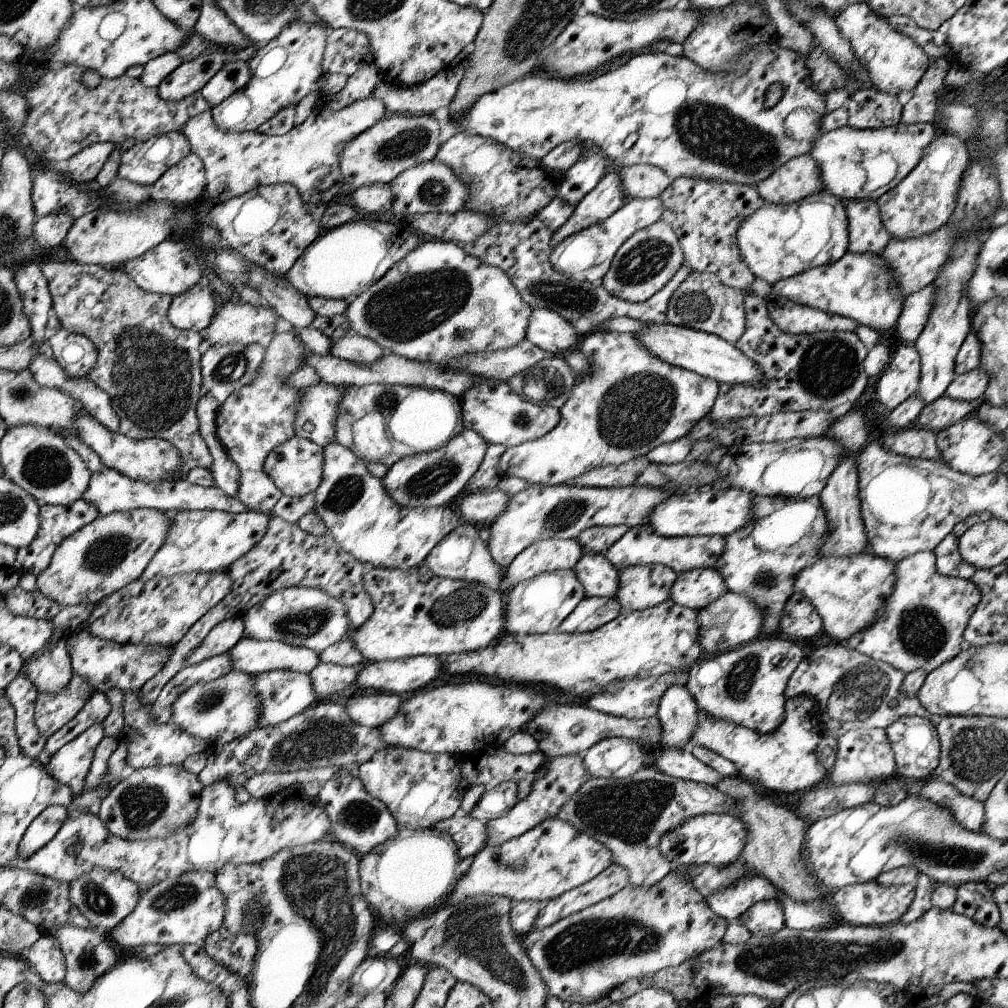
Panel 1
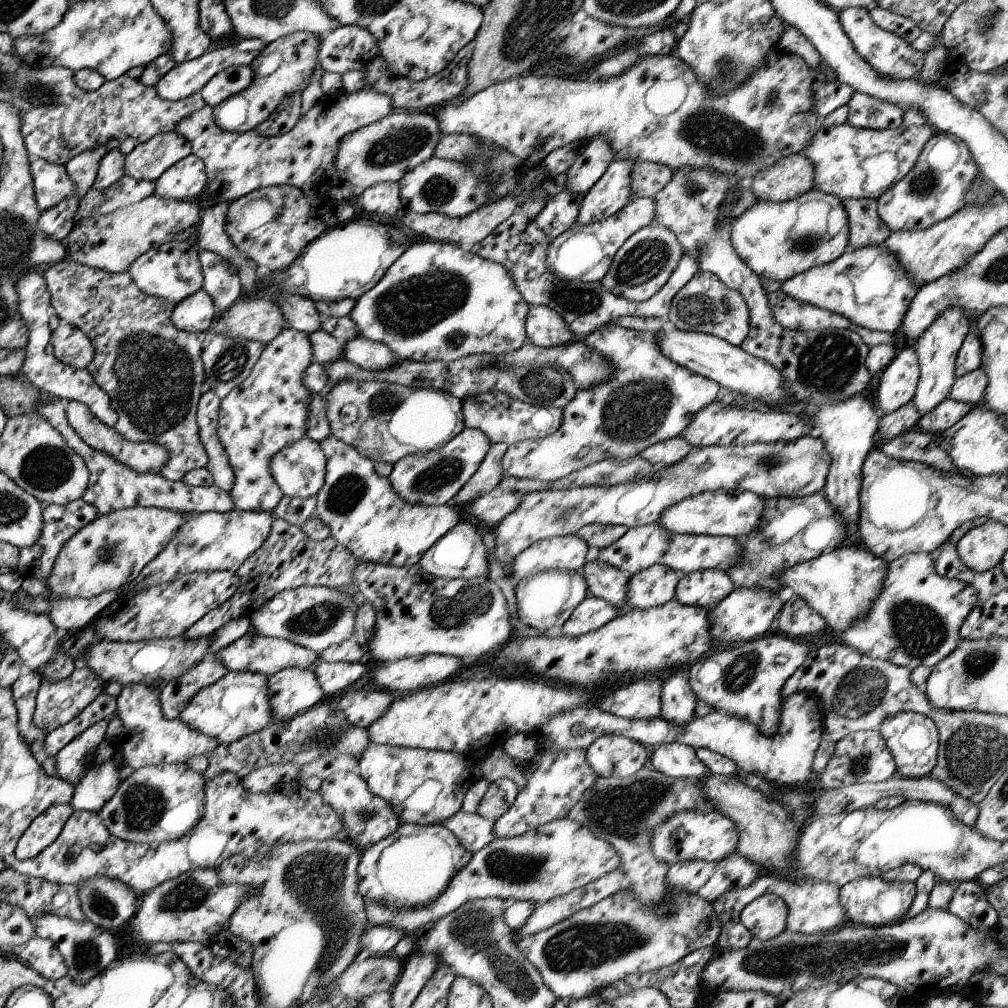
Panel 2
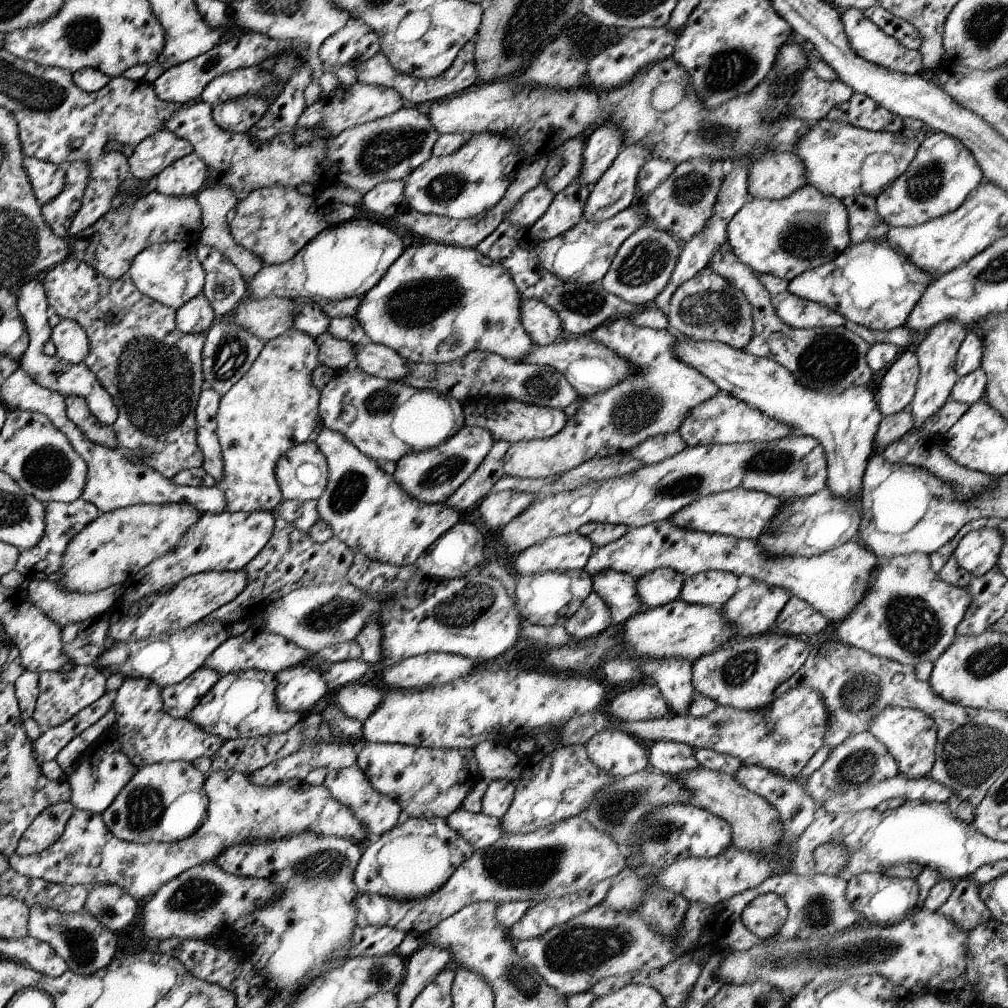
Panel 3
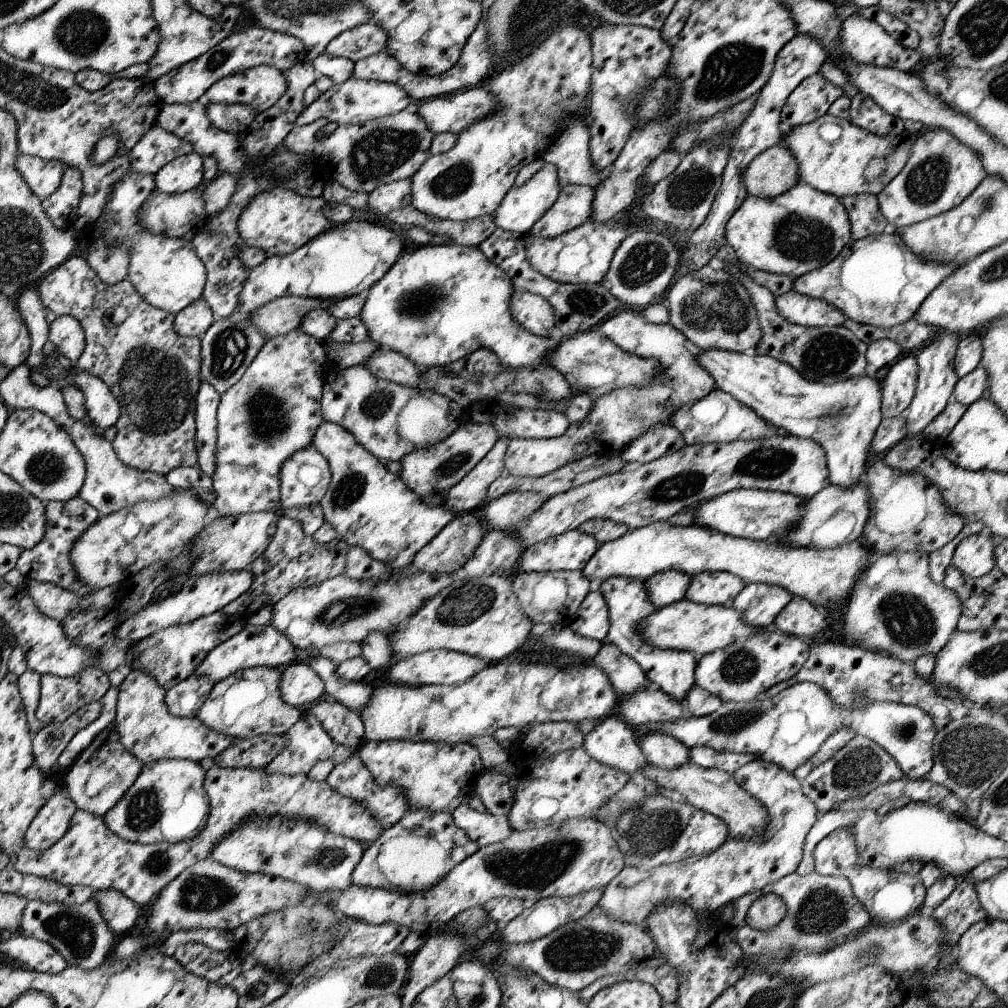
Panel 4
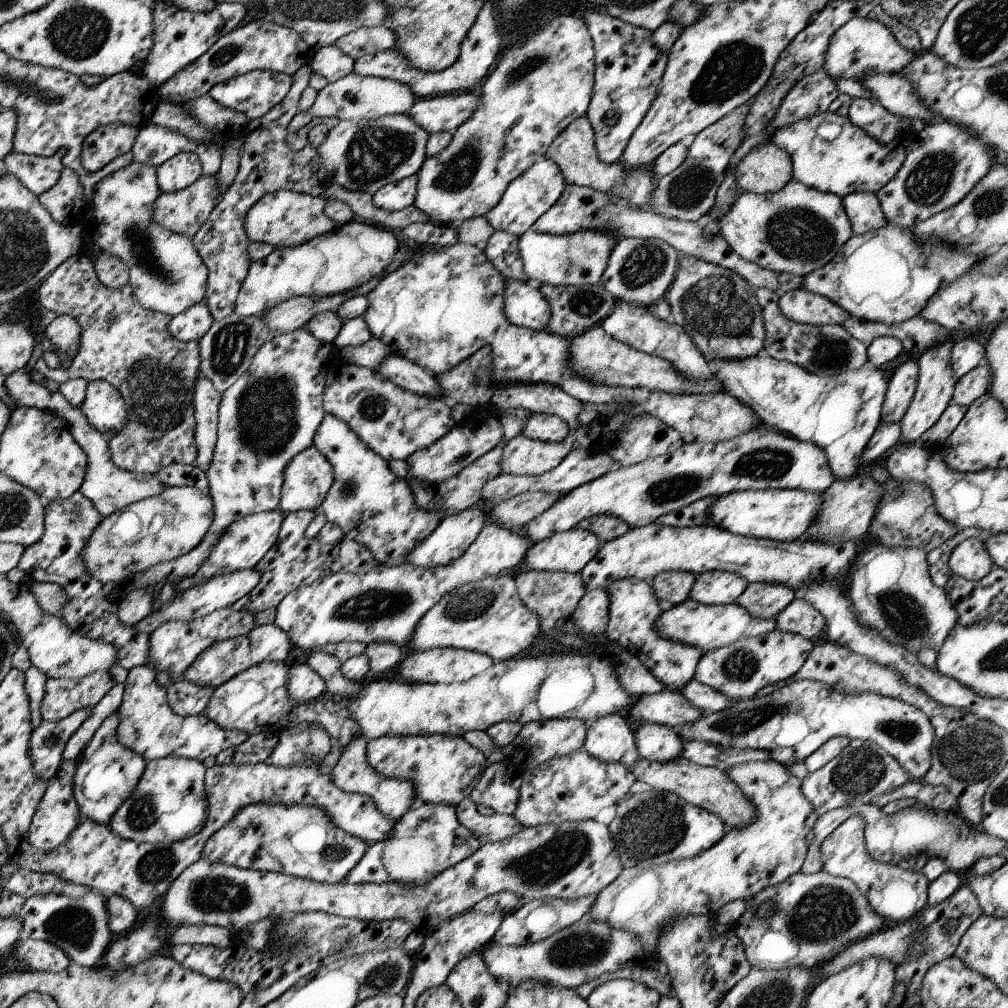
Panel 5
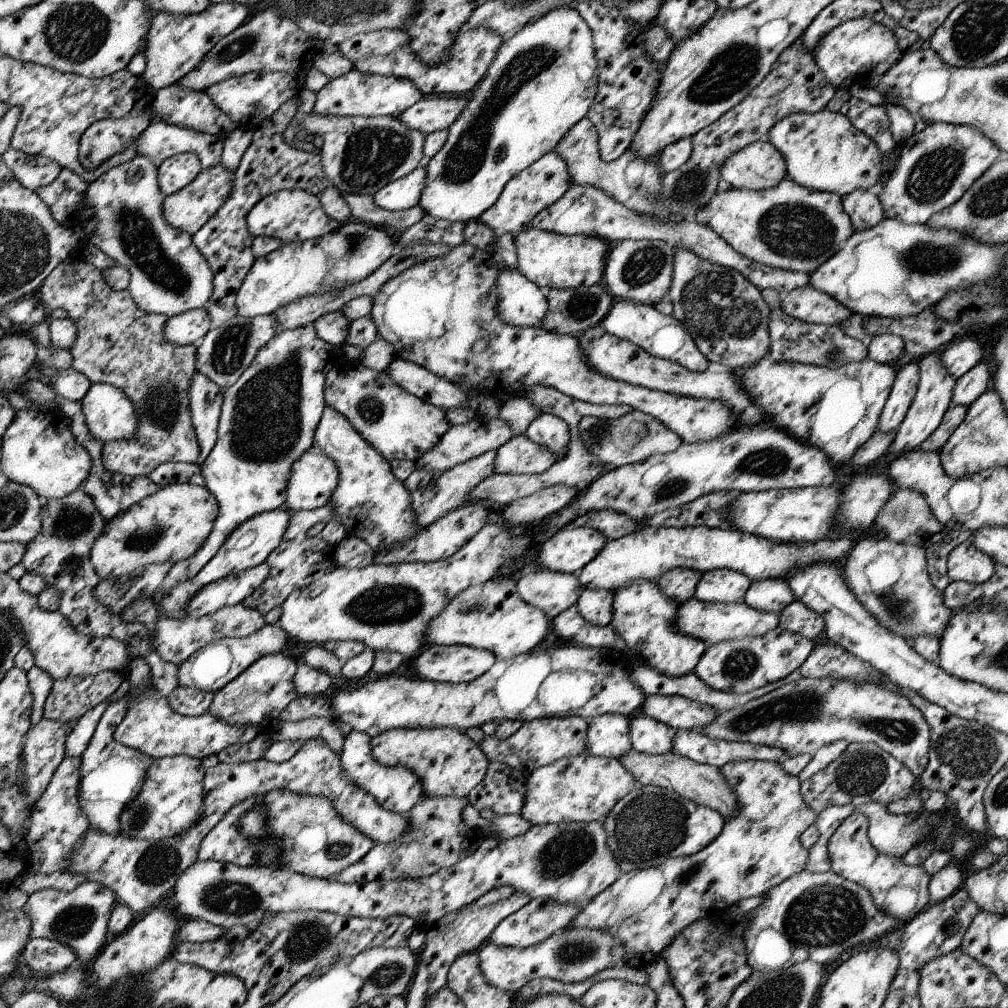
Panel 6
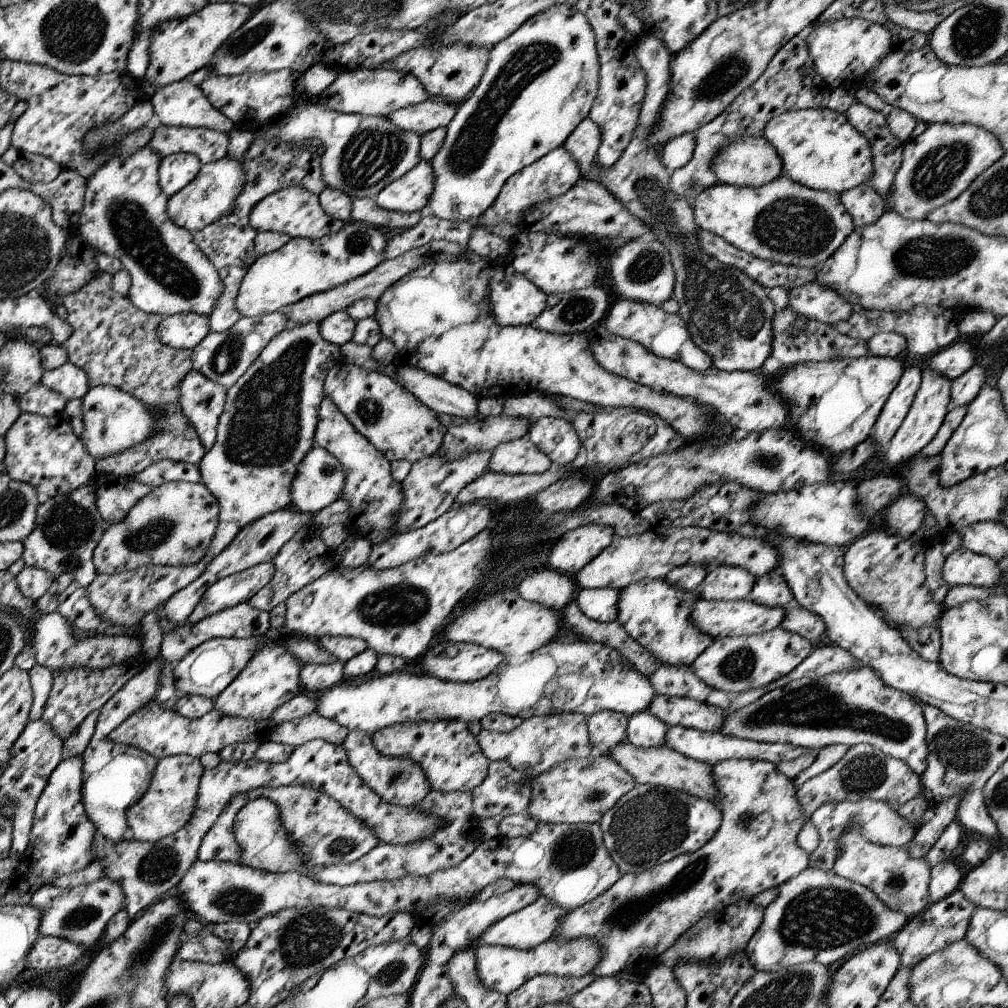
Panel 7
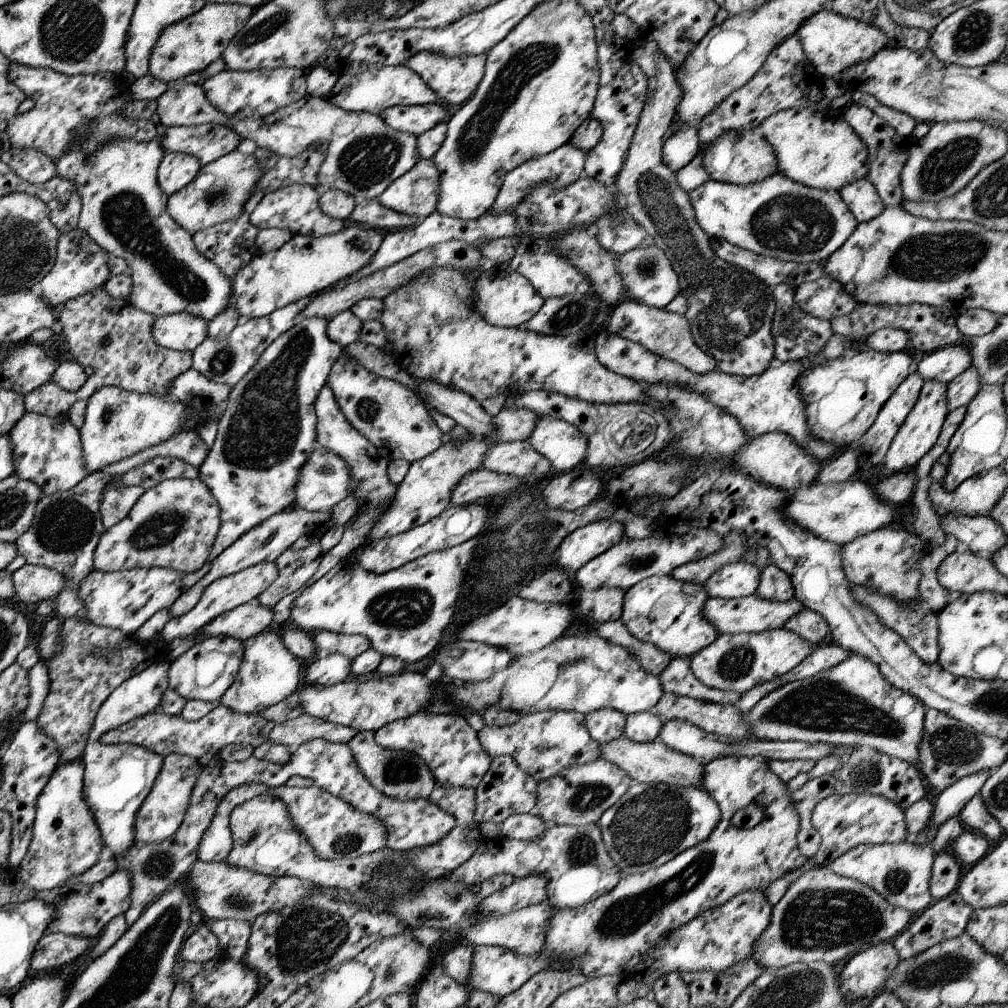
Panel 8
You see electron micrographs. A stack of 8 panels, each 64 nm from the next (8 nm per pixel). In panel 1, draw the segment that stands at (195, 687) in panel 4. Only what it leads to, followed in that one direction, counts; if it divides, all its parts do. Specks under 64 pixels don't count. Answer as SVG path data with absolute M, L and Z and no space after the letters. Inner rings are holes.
M228 652L208 658L203 662L192 664L182 668L167 684L162 688L157 700L152 704L154 708L154 720L158 724L170 723L172 718L172 704L178 702L180 694L186 694L190 686L202 684L202 682L212 682L231 672L232 660Z

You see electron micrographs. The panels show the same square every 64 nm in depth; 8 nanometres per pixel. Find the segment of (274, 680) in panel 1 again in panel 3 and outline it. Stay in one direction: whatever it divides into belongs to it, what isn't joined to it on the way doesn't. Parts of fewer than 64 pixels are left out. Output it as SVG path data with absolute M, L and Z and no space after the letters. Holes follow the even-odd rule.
M311 663L296 664L277 674L277 700L281 709L305 715L329 691Z

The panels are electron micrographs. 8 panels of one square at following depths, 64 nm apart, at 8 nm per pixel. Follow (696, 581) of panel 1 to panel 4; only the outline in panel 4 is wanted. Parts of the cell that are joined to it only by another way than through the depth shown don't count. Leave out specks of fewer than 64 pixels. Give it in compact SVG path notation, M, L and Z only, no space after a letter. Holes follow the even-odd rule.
M725 571L702 572L692 577L685 599L707 606L732 607L734 598L742 592L744 582Z

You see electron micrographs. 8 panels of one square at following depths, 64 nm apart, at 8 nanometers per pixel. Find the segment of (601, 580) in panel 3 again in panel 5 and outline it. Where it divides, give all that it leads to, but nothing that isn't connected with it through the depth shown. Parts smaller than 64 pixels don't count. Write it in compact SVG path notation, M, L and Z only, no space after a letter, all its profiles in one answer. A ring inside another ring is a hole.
M630 578L618 580L610 584L606 592L610 596L610 618L605 634L610 640L638 658L643 666L674 693L695 678L698 662L703 656L702 648L680 644L678 640L666 640L662 634L658 634L654 622L664 614L664 608L660 606L650 583Z

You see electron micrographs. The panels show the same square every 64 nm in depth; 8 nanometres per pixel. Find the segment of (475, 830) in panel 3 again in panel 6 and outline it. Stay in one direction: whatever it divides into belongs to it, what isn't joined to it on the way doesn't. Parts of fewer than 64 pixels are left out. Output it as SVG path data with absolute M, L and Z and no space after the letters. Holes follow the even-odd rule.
M468 803L466 810L462 810L462 820L470 826L470 828L480 828L486 838L500 838L505 839L522 836L524 832L530 830L532 824L522 818L521 814L496 816L492 820L482 818L481 814Z

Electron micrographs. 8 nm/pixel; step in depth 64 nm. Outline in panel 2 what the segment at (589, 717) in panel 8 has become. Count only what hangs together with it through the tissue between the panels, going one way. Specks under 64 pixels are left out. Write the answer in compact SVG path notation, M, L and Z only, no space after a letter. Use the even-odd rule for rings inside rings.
M620 734L600 736L586 750L586 760L598 777L628 778L642 770L649 756L647 746Z

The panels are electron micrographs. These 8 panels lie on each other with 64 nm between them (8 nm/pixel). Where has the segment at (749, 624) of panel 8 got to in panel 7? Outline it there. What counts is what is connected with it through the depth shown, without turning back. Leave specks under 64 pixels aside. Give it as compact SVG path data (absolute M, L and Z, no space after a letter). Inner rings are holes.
M698 599L693 604L693 612L690 615L691 622L697 627L700 632L711 636L714 640L724 637L738 637L744 635L756 635L768 632L773 628L779 626L782 619L785 618L785 612L788 611L782 607L767 607L766 605L759 605L752 601L746 601L745 599L737 601L707 601L706 599Z

